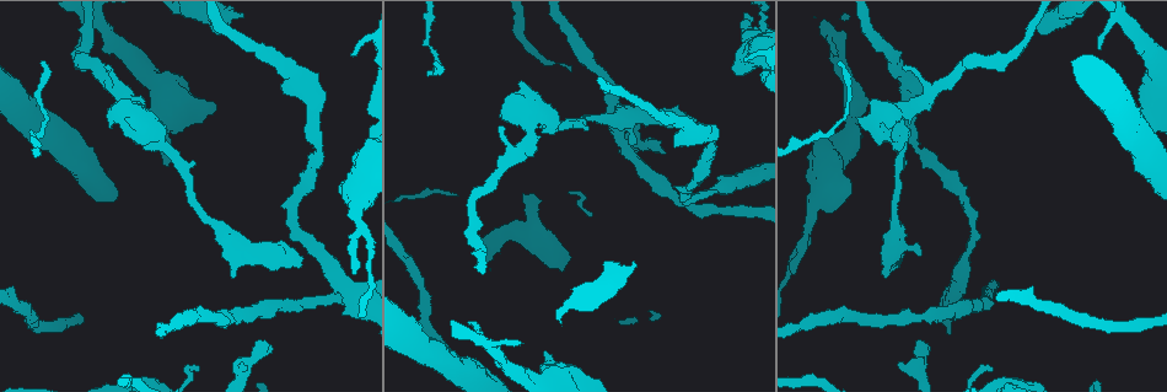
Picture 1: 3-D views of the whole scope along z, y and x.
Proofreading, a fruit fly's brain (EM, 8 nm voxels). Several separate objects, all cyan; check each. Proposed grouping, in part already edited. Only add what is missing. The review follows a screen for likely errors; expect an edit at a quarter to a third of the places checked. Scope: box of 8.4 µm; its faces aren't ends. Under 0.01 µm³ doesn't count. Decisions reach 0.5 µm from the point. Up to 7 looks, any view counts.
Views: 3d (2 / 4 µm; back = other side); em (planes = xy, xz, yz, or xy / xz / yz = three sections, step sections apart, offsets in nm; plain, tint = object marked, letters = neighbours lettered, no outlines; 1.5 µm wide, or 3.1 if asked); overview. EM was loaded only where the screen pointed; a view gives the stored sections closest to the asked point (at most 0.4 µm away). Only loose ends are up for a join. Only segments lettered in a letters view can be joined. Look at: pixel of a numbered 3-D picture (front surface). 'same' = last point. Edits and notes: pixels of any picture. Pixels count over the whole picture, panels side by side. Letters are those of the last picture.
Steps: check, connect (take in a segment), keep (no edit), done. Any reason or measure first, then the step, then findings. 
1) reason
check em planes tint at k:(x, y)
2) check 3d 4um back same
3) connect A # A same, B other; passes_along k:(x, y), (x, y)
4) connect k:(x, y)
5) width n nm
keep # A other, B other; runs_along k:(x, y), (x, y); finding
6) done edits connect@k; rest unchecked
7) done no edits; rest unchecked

branch stops here
check 3d 4um at 1:(663, 154)

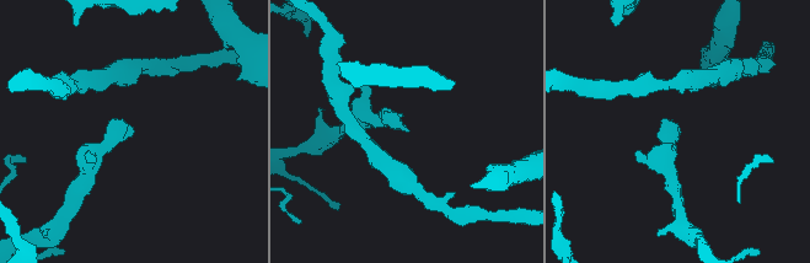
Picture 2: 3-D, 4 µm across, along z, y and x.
check em xz step 8 tint at 2:(132, 133)

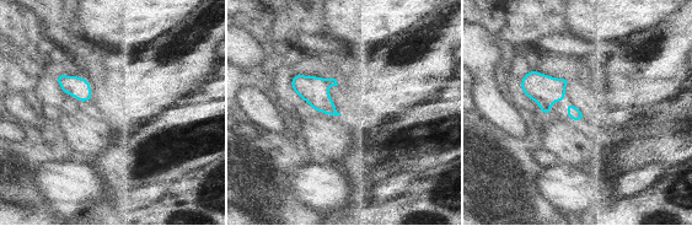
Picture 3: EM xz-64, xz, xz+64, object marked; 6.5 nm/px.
cut it another way
check em planes letters same

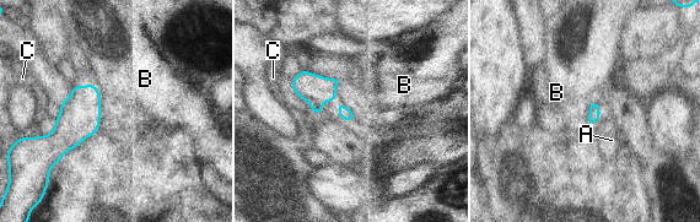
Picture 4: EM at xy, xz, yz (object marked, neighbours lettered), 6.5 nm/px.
keep # A other, B other, C other; no lettered segment goes on from it

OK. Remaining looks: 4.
branch stops here
check em xy step 8 tint at 1:(743, 59)

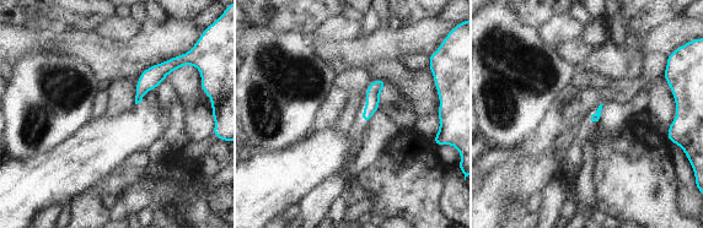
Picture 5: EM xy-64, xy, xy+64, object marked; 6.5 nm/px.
what lies round it
check em xy step 8 letters same

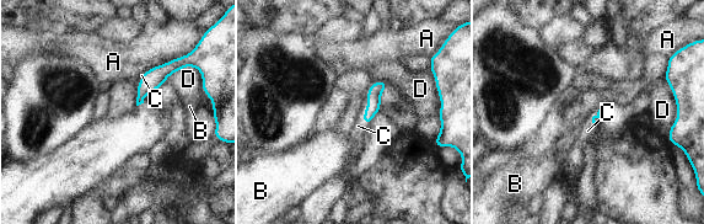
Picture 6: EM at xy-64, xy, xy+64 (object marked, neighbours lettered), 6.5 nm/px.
longest_contact A 280 nm
connect C # A other, B other, C same, D other; passes_along 6:(374, 95), (367, 107), (358, 126); the neuron continues

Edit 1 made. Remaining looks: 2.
done edits connect@6; rest unchecked

